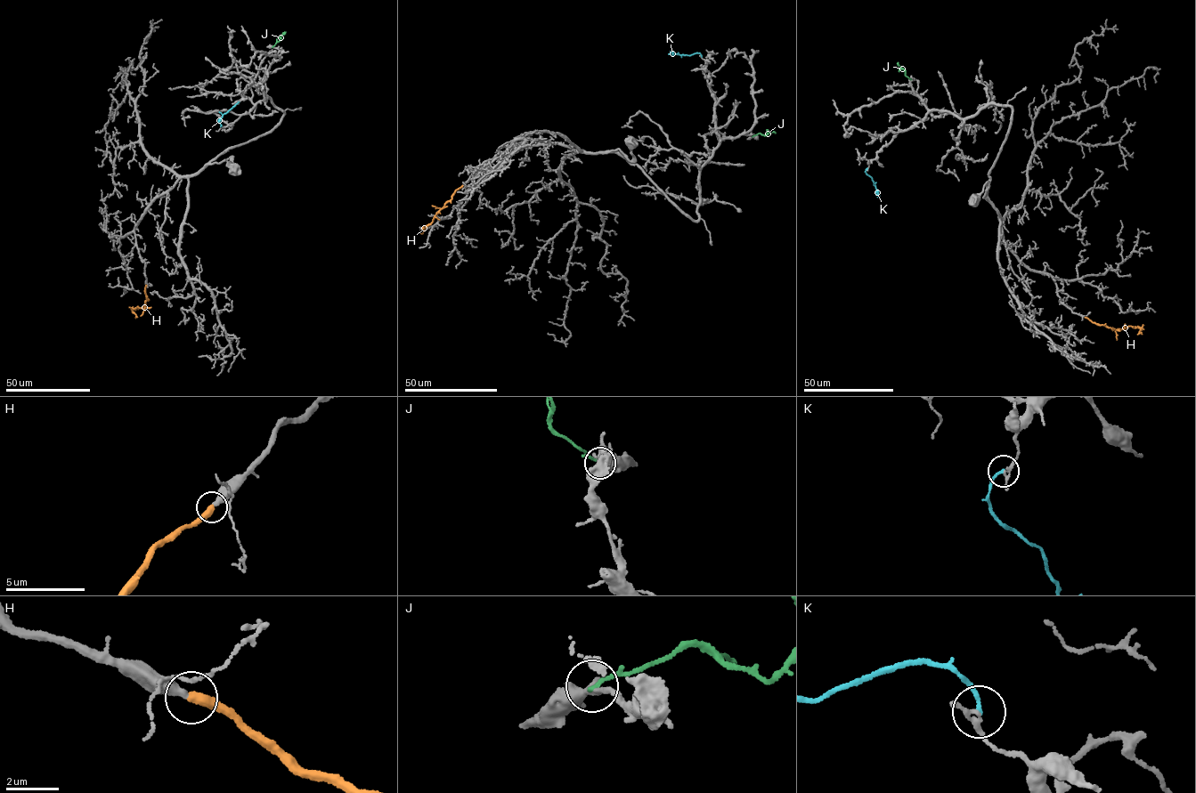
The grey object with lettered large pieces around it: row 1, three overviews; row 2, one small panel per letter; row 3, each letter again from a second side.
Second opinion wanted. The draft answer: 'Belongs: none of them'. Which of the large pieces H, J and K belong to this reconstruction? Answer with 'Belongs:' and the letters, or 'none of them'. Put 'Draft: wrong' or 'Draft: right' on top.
Draft: wrong
Belongs: H

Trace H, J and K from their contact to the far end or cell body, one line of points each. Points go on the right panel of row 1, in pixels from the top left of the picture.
H: (1085, 317), (1117, 329), (1130, 326), (1141, 327), (1137, 335)
J: (911, 79), (899, 66)
K: (867, 168), (866, 172), (871, 177), (880, 198)

